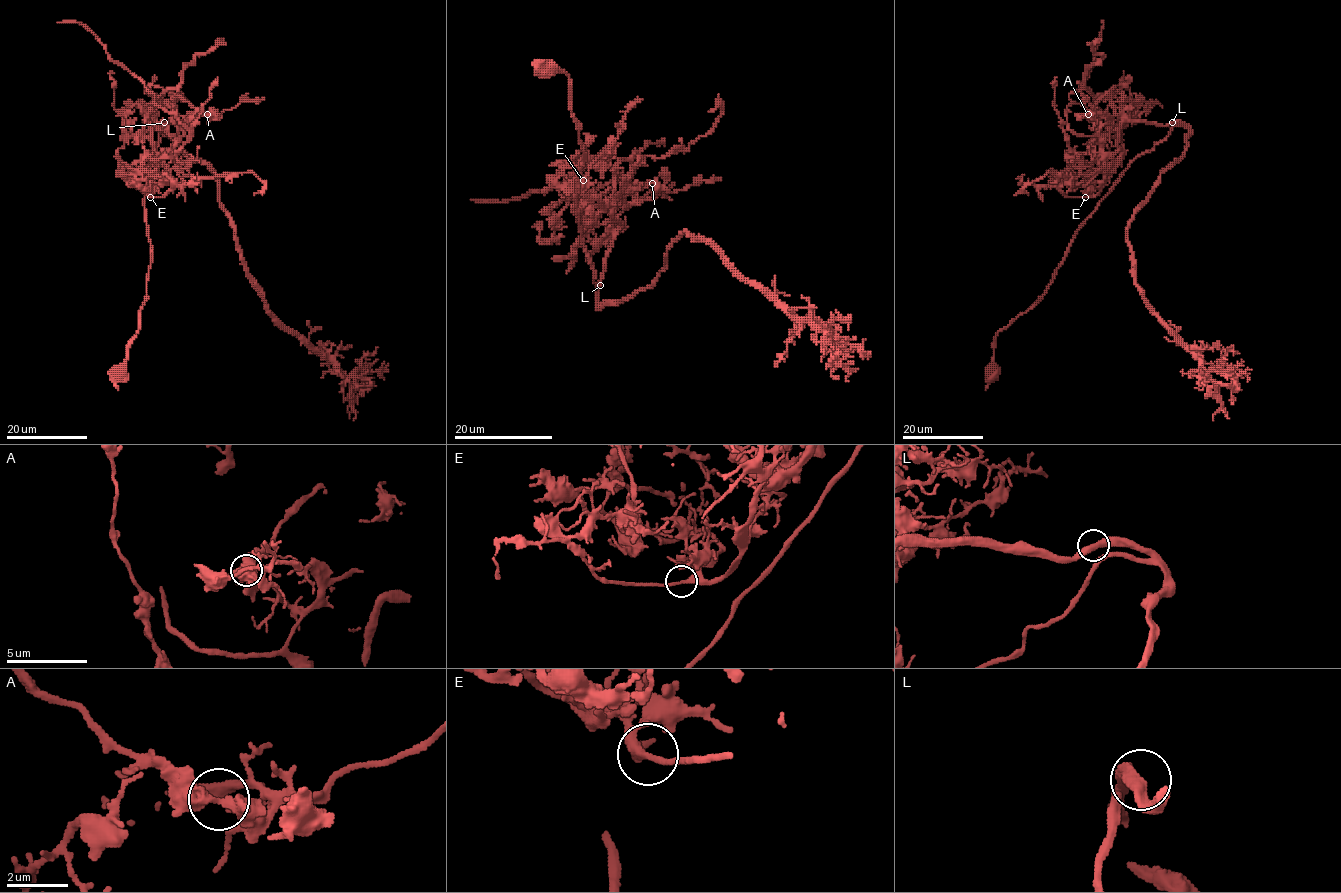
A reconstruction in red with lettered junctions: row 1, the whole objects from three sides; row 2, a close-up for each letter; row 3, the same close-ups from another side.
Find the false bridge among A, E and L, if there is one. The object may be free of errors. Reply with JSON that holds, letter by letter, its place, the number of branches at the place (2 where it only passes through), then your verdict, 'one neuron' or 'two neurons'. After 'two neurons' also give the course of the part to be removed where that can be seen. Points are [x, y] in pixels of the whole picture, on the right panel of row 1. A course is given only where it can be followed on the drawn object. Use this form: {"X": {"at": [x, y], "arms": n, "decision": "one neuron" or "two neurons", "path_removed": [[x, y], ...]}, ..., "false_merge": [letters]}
{"A": {"at": [1088, 114], "arms": 2, "decision": "two neurons", "path_removed": [[1088, 114], [1106, 116], [1097, 133], [1068, 128], [1081, 104], [1118, 135], [1136, 109], [1124, 74]]}, "E": {"at": [1085, 197], "arms": 2, "decision": "one neuron"}, "L": {"at": [1172, 122], "arms": 2, "decision": "one neuron"}, "false_merge": ["A"]}

